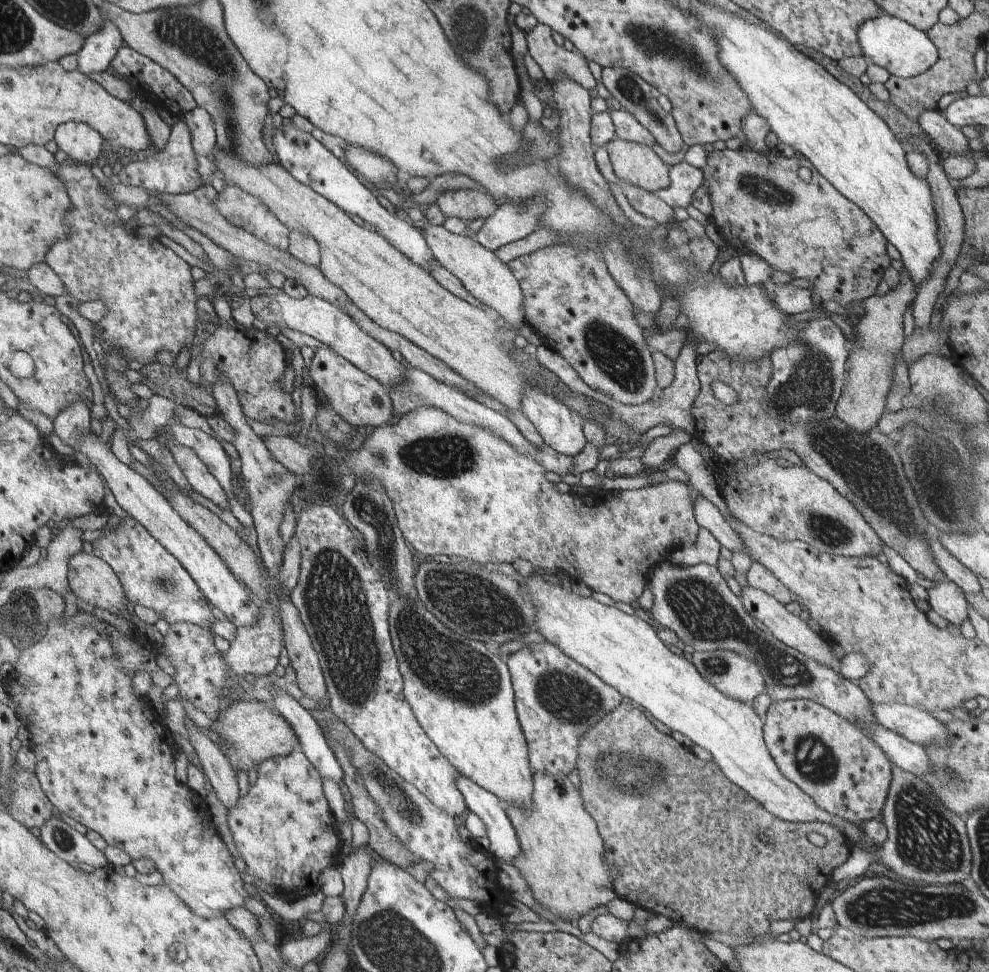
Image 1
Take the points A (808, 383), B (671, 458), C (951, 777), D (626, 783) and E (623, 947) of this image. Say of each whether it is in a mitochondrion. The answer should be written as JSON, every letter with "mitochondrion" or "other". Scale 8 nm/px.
{"A":"mitochondrion","B":"other","C":"mitochondrion","D":"mitochondrion","E":"other"}

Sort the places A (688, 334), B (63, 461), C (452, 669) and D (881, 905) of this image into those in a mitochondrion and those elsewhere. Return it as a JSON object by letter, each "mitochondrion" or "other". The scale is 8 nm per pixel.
{"A":"other","B":"other","C":"mitochondrion","D":"mitochondrion"}

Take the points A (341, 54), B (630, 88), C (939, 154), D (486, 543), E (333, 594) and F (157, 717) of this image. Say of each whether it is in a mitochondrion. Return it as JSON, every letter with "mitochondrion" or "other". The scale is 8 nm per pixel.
{"A":"other","B":"mitochondrion","C":"other","D":"other","E":"mitochondrion","F":"other"}

